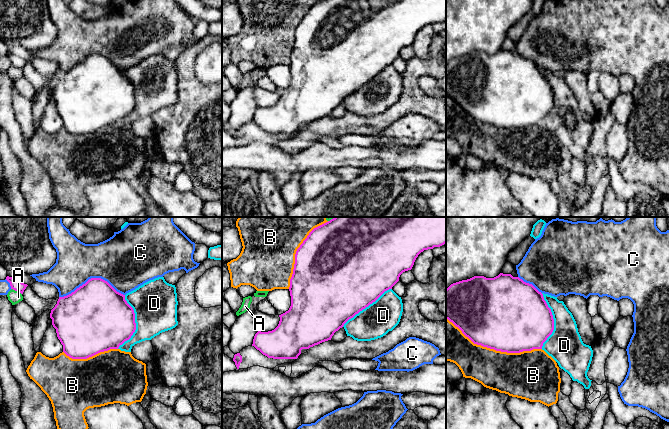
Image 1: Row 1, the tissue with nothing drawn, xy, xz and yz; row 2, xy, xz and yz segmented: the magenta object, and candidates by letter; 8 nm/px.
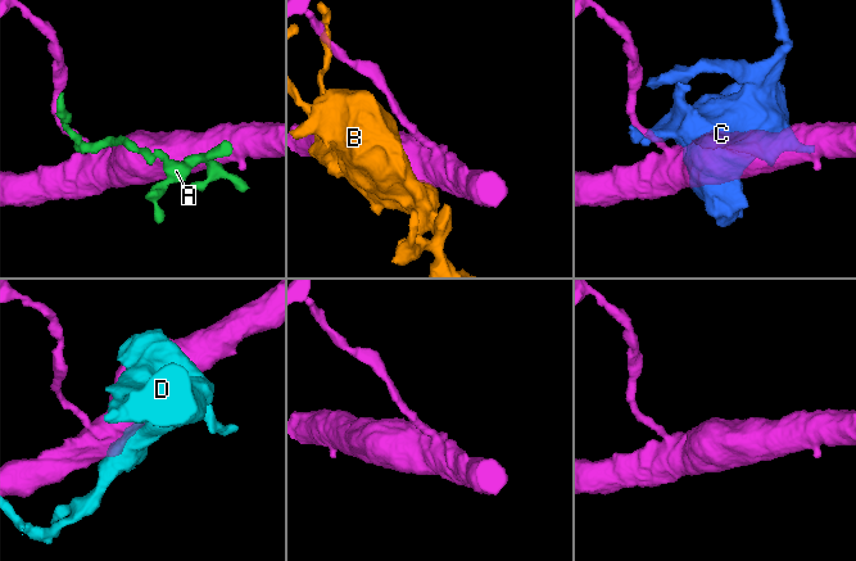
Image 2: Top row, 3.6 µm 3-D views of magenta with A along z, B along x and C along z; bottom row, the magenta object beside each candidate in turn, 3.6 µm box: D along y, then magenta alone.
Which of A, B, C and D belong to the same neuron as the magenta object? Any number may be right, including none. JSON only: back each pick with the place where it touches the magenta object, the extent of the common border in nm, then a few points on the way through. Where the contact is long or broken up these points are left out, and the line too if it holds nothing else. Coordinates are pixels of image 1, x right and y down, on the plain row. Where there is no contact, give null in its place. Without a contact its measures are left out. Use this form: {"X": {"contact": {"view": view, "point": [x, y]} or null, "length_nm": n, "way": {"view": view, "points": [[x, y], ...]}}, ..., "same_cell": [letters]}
{"same_cell": []}

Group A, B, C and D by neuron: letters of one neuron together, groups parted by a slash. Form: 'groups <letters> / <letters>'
groups A / B / C / D

